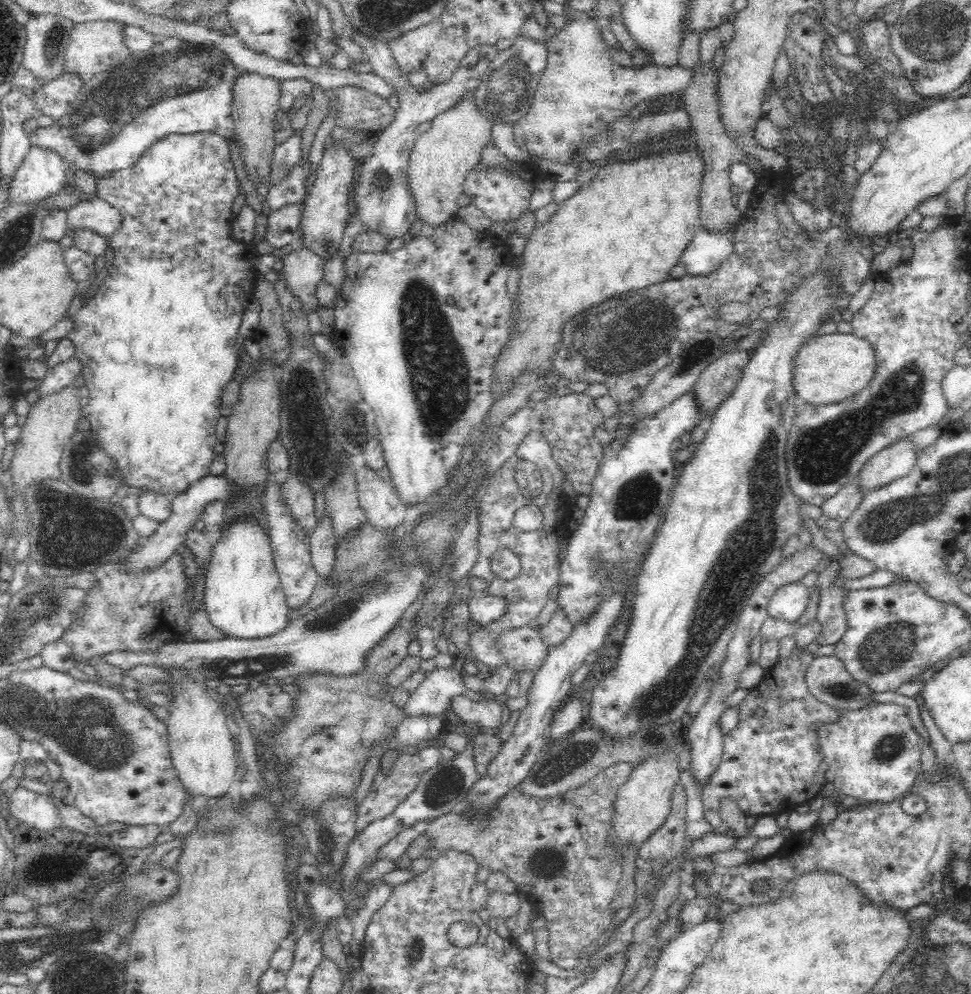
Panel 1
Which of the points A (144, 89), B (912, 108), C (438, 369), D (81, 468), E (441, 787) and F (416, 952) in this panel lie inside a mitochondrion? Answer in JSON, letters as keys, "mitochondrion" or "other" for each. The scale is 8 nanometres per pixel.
{"A":"mitochondrion","B":"other","C":"mitochondrion","D":"mitochondrion","E":"mitochondrion","F":"mitochondrion"}

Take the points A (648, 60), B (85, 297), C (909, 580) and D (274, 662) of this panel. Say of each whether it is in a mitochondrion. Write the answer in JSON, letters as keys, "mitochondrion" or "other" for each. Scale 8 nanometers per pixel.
{"A":"other","B":"other","C":"other","D":"mitochondrion"}

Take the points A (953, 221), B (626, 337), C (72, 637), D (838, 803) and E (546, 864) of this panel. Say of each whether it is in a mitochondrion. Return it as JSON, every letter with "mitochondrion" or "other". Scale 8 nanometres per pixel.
{"A":"other","B":"mitochondrion","C":"other","D":"other","E":"mitochondrion"}

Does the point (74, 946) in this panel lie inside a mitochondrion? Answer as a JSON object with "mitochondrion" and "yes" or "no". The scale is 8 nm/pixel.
{"mitochondrion":"yes"}

